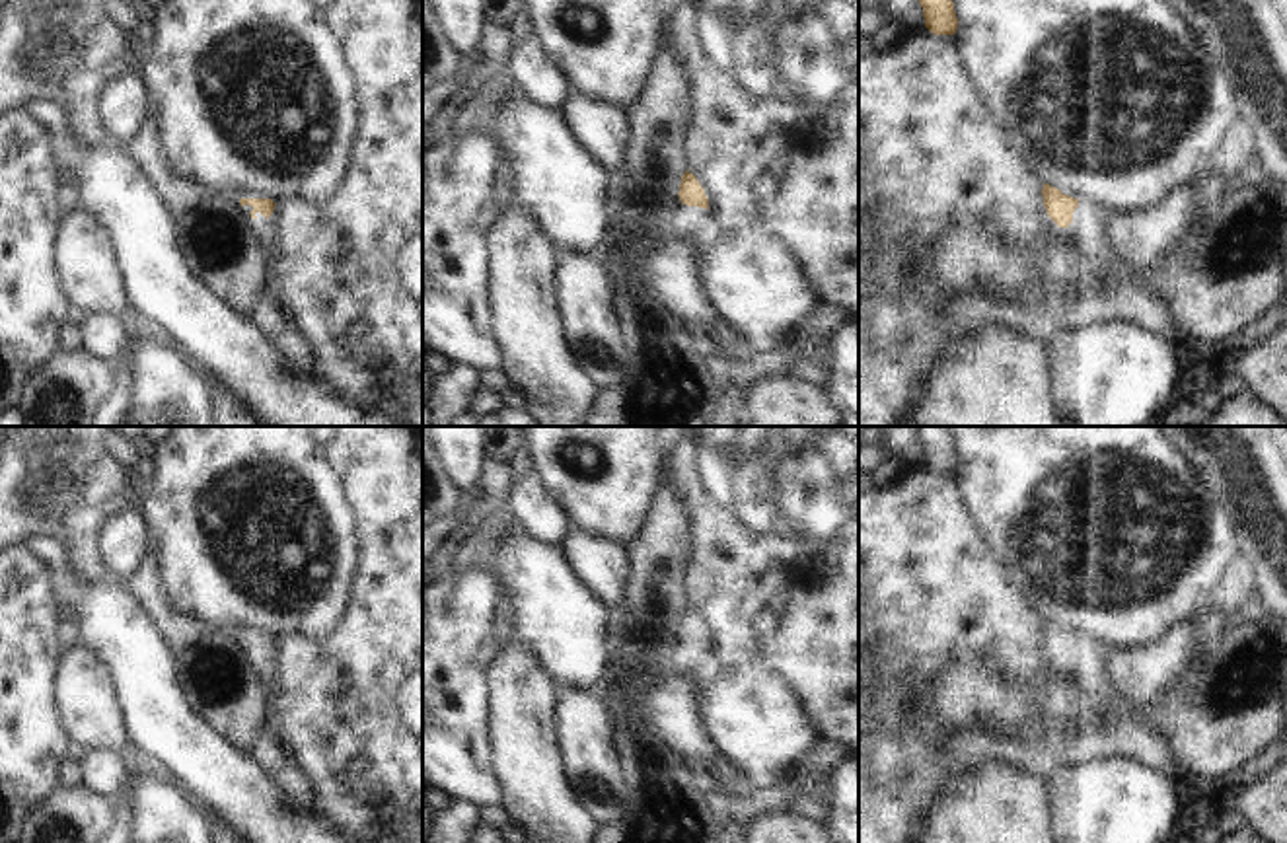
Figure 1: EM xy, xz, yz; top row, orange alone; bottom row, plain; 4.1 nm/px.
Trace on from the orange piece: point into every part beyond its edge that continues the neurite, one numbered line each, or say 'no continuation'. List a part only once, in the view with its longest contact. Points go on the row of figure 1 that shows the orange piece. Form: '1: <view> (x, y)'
1: xy (263, 228)

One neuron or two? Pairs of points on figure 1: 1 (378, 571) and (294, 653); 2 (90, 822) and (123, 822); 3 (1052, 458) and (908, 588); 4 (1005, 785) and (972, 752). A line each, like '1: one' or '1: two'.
1: one
2: two
3: two
4: two

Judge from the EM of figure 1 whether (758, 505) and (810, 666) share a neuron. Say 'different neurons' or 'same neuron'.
same neuron

